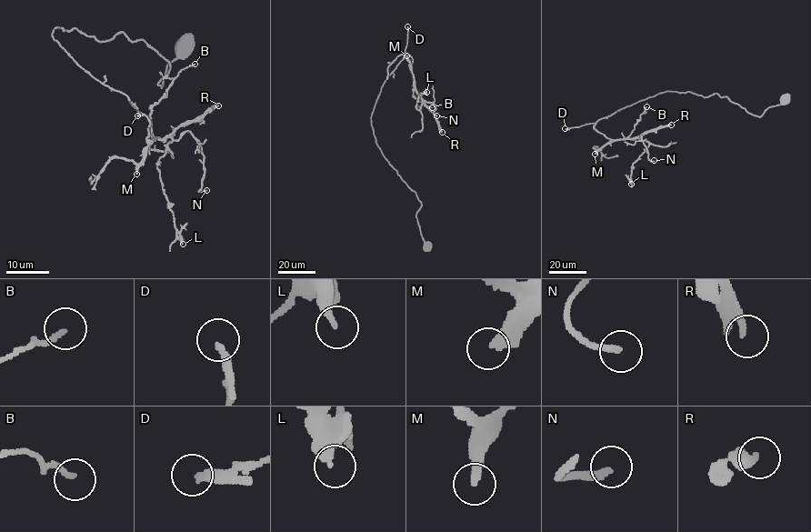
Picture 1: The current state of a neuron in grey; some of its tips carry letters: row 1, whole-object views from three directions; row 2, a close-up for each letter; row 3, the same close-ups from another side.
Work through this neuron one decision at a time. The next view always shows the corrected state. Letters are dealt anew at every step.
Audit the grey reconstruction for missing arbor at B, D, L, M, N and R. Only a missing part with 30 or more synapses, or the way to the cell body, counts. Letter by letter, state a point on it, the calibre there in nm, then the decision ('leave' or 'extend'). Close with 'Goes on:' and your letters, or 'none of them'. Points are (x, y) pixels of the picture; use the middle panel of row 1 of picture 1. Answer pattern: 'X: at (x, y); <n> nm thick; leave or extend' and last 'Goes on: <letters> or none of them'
B: at (432, 107); 150 nm thick; leave
D: at (407, 26); 260 nm thick; leave
L: at (426, 92); 340 nm thick; leave
M: at (406, 55); 360 nm thick; extend
N: at (436, 115); 200 nm thick; leave
R: at (442, 132); 180 nm thick; extend
Goes on: M, R

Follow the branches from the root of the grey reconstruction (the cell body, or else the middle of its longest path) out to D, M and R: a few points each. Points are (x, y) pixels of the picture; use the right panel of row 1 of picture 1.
D: (785, 99), (758, 116), (716, 93), (704, 96), (690, 92), (665, 91), (627, 105), (595, 123), (565, 128)
M: (785, 99), (758, 116), (716, 93), (704, 96), (660, 92), (599, 119), (594, 127), (610, 141), (595, 154)
R: (785, 99), (758, 116), (716, 93), (665, 91), (599, 119), (594, 127), (617, 140), (671, 125)

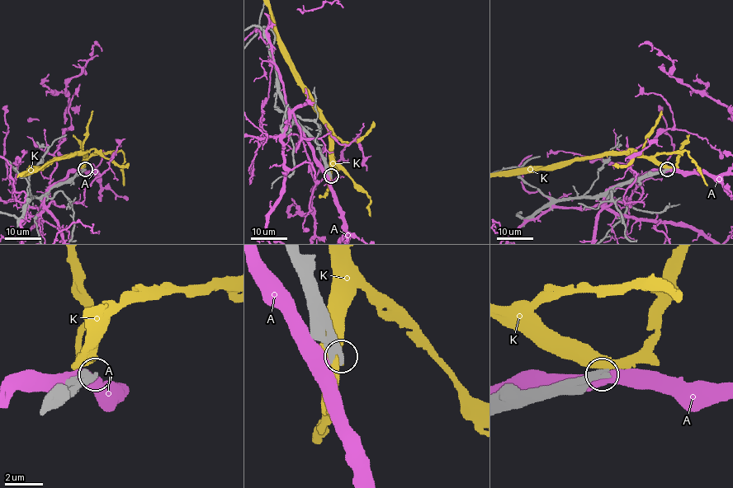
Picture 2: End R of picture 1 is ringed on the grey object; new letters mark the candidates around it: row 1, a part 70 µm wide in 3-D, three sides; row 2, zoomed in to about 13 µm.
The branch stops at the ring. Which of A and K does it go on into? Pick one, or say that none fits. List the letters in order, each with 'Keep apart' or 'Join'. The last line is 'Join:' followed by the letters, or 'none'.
A: Keep apart
K: Keep apart
Join: none

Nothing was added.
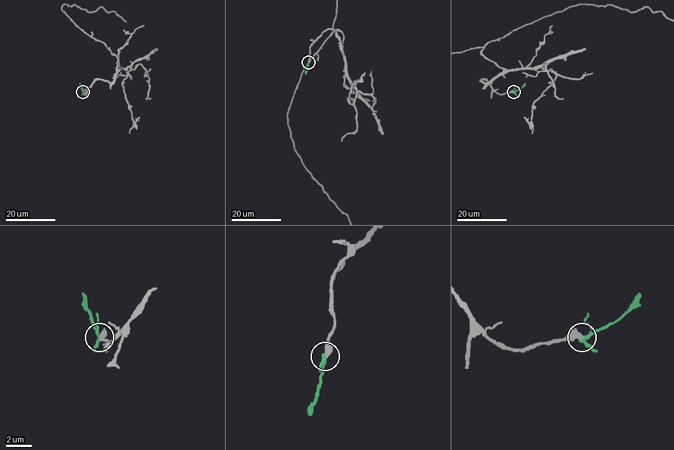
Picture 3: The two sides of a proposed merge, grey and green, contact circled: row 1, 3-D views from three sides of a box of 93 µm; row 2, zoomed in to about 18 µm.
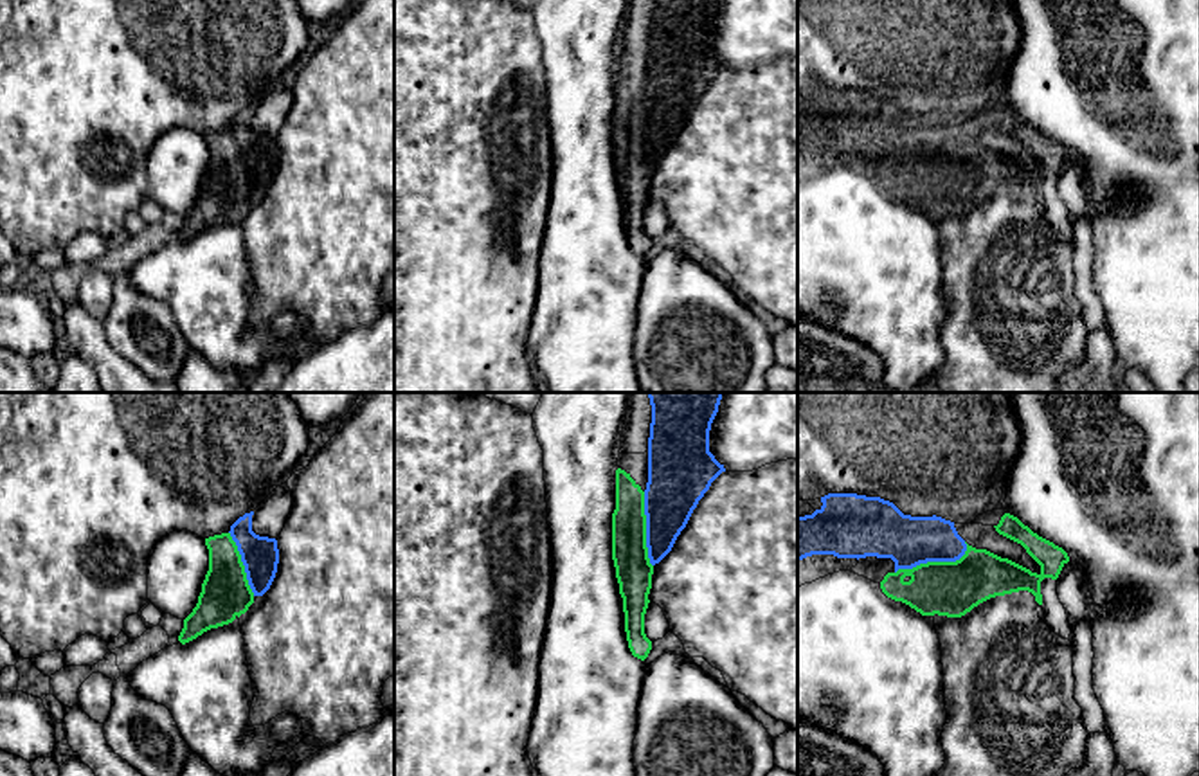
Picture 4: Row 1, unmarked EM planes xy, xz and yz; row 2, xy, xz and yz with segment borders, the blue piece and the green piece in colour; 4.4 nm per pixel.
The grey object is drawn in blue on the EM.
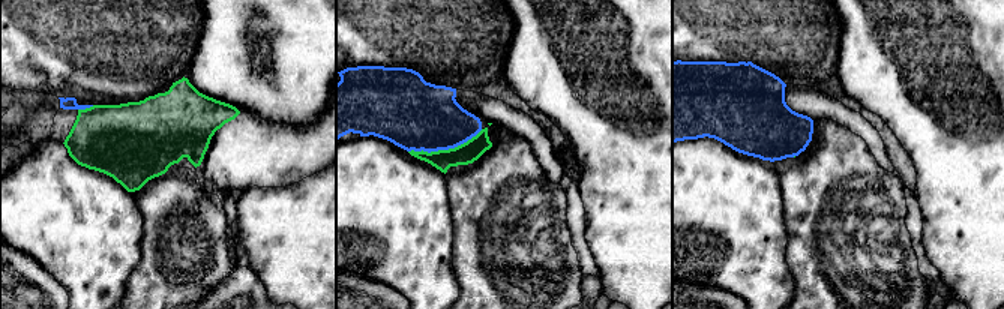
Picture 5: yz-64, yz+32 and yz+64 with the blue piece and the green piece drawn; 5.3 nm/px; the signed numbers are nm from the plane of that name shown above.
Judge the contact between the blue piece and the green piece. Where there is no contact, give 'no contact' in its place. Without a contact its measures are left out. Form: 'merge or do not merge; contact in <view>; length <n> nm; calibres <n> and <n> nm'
merge; contact in yz; length 360 nm; calibres 220 and 240 nm

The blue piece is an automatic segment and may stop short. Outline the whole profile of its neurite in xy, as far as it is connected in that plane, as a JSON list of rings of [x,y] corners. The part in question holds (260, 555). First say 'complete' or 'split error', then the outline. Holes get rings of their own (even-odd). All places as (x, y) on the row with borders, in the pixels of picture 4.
split error; [[[252,515],[239,517],[229,533],[205,538],[209,571],[193,612],[178,636],[182,645],[245,614],[277,573],[277,540],[252,531]]]

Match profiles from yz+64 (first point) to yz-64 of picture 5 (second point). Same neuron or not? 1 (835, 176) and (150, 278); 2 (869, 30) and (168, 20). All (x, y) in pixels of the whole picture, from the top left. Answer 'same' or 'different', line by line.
1: same
2: different

